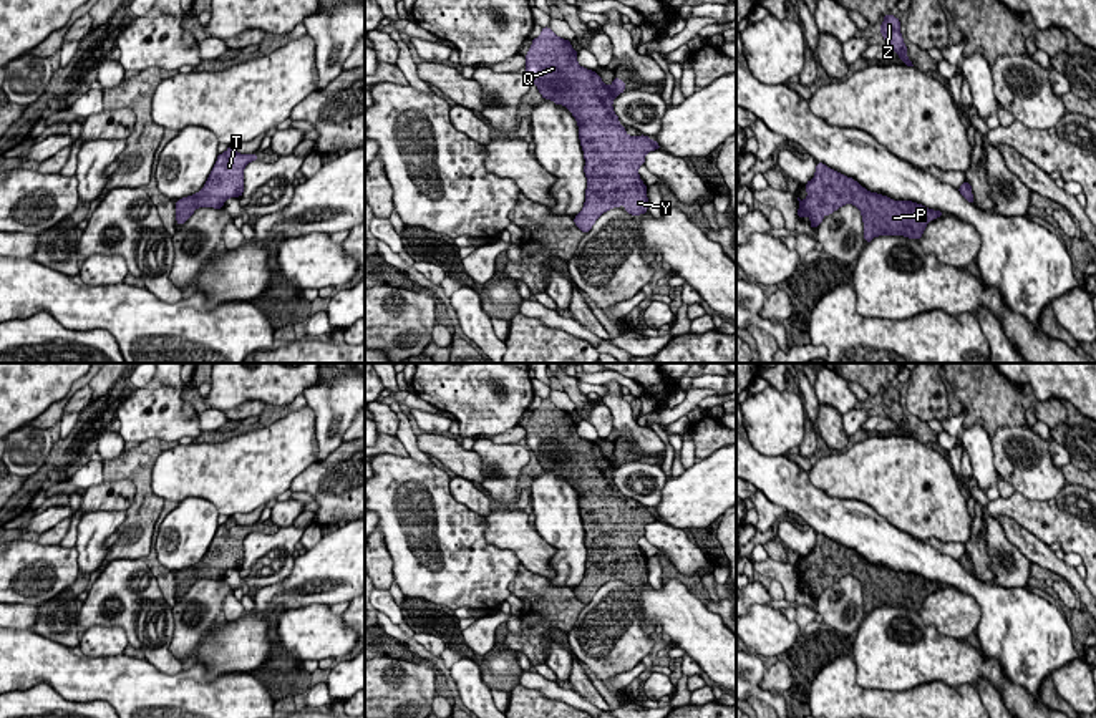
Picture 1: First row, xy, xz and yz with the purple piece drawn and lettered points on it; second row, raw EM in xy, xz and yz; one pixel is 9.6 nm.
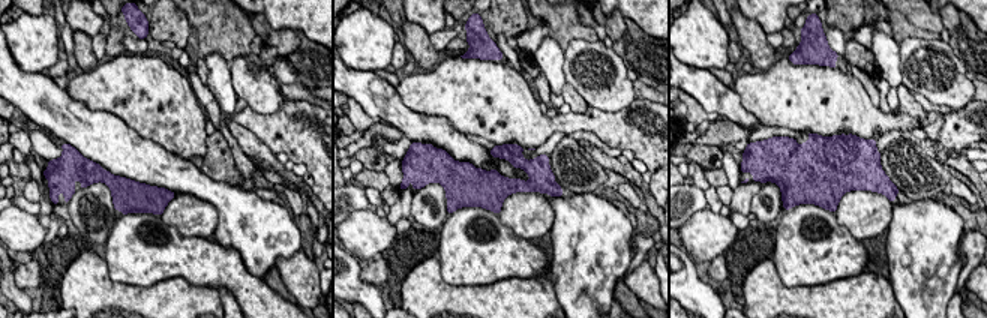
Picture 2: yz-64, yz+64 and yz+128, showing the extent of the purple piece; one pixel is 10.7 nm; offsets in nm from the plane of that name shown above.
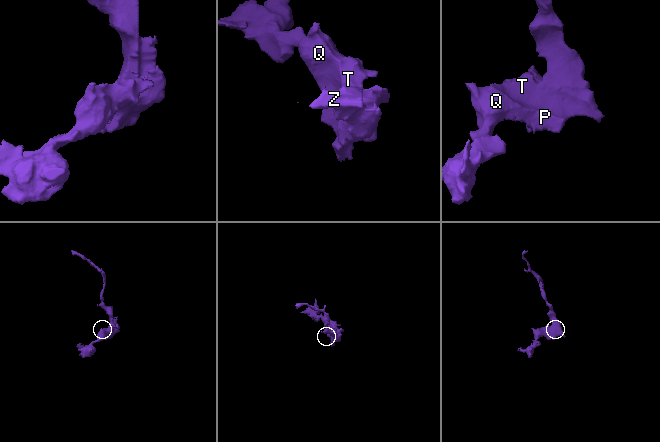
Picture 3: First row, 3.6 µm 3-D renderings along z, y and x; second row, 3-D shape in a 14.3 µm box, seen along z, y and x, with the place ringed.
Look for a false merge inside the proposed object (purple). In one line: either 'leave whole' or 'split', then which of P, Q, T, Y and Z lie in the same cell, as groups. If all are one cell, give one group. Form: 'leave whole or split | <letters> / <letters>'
leave whole | P Q T Y Z

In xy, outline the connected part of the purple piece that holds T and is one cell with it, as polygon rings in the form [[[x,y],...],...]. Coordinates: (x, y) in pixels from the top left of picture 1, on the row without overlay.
[[[232,517],[217,527],[217,532],[204,555],[192,567],[176,572],[176,592],[182,597],[197,579],[222,580],[229,569],[240,569],[244,564],[244,539],[259,527],[239,526]]]

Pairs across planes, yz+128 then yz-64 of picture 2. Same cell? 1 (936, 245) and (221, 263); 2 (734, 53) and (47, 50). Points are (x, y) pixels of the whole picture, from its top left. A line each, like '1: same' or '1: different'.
1: different
2: different

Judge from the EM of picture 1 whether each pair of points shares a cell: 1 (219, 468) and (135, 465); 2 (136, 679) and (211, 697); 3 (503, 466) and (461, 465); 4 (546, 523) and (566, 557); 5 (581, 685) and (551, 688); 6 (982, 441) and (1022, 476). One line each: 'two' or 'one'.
1: two
2: one
3: two
4: one
5: two
6: two

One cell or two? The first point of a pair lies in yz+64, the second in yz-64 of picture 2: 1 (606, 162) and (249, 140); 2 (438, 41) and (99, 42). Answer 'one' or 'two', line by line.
1: one
2: one

